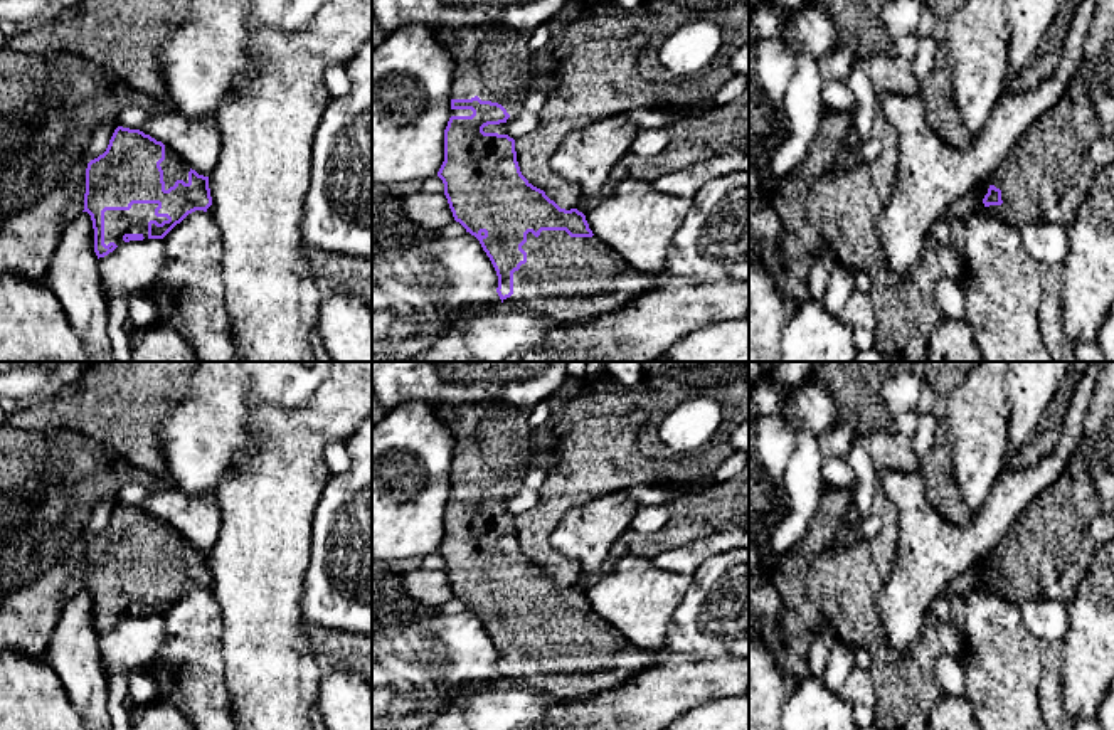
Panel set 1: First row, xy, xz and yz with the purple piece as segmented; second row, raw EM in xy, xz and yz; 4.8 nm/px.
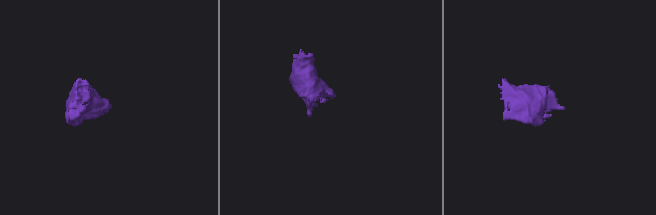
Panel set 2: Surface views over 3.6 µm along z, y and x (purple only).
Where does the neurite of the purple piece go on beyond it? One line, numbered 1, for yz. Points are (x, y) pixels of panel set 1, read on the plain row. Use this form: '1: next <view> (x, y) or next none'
1: next yz (1047, 550)

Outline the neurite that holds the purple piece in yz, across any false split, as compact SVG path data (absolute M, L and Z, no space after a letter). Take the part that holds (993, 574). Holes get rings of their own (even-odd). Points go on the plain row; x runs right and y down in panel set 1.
M1077 452L991 550L986 587L1018 606L1032 599L1069 606L1097 550L1089 526L1102 513L1089 466Z

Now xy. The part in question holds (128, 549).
M118 503L106 528L88 540L82 589L93 597L98 636L123 619L163 616L195 587L212 587L209 553L199 552L175 528L140 506Z

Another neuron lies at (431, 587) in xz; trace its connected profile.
M417 569L404 575L406 592L429 609L454 599L448 575L439 569Z

